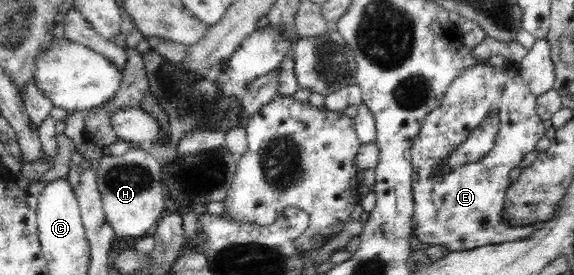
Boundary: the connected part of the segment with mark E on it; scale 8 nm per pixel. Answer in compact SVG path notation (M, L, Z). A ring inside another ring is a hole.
M474 65L460 71L446 89L442 103L431 111L423 120L418 135L413 139L411 147L411 162L413 165L412 181L415 211L413 216L414 232L426 245L444 245L450 253L472 251L484 246L514 242L527 239L534 231L542 228L545 223L536 226L510 227L504 223L503 204L506 191L513 183L510 171L527 153L535 149L536 142L544 137L543 119L536 111L537 95L528 87L527 81L519 74L519 66L498 68L492 65ZM490 114L498 114L499 129L494 145L482 159L472 163L459 164L458 167L445 169L445 159L466 141L472 131L482 125L482 120Z

